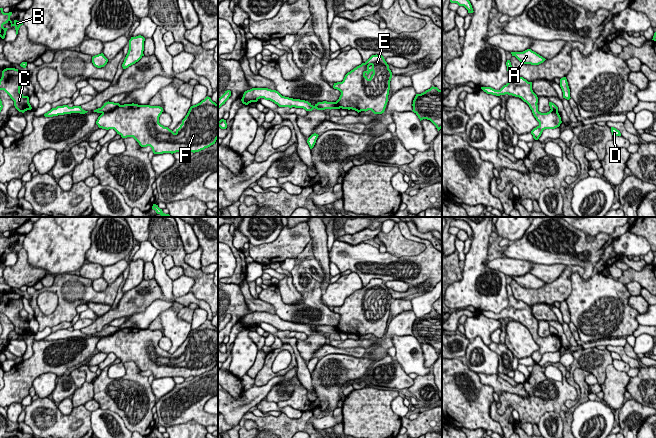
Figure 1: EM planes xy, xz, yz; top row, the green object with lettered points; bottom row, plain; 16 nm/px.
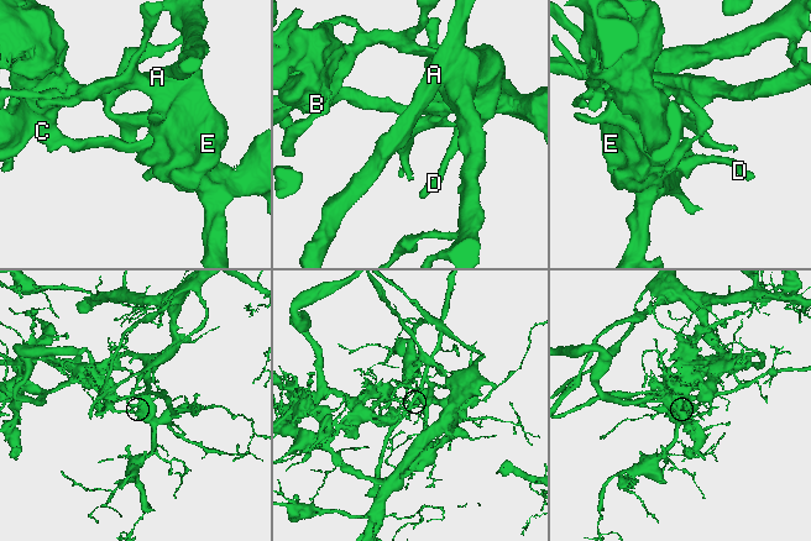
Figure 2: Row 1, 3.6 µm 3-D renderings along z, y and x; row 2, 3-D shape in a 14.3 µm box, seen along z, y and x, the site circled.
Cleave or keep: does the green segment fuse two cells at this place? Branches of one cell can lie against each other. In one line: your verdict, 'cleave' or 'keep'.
cleave

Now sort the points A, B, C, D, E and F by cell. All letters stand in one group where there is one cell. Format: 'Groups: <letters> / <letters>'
Groups: A B C / D E F

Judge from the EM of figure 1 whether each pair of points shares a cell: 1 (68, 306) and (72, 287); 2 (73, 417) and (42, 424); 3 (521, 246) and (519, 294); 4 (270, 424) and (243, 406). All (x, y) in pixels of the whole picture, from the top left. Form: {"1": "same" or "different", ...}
{"1": "same", "2": "same", "3": "different", "4": "different"}

